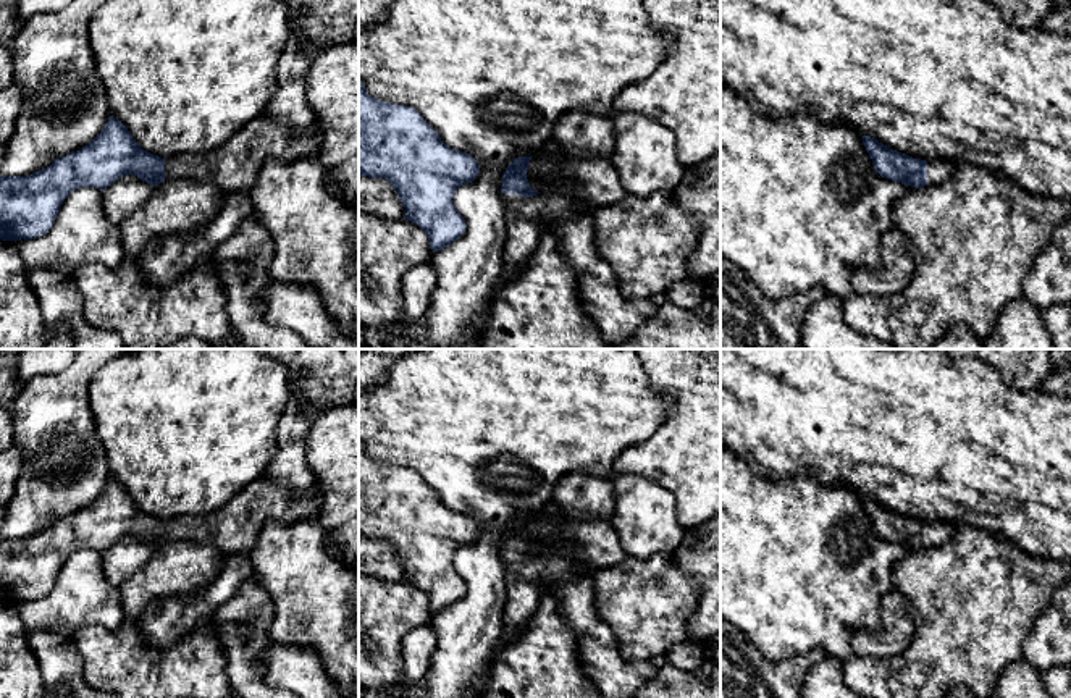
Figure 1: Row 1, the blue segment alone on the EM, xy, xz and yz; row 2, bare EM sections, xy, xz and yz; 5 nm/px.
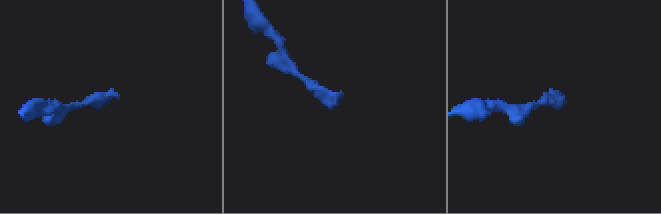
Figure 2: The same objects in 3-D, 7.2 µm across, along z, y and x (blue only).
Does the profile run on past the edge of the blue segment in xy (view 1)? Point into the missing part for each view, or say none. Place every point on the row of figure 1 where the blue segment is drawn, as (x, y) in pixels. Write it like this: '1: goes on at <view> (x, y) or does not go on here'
1: goes on at xy (233, 167)

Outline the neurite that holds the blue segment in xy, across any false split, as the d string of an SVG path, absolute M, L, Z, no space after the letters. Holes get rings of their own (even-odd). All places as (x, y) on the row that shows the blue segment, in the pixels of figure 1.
M263 113L210 152L165 160L144 150L128 128L110 116L95 139L50 166L29 176L0 176L0 239L16 242L44 236L73 191L103 191L124 174L152 186L187 178L215 184L223 192L249 194L267 162L318 153L321 139L318 121L310 129L289 129Z

